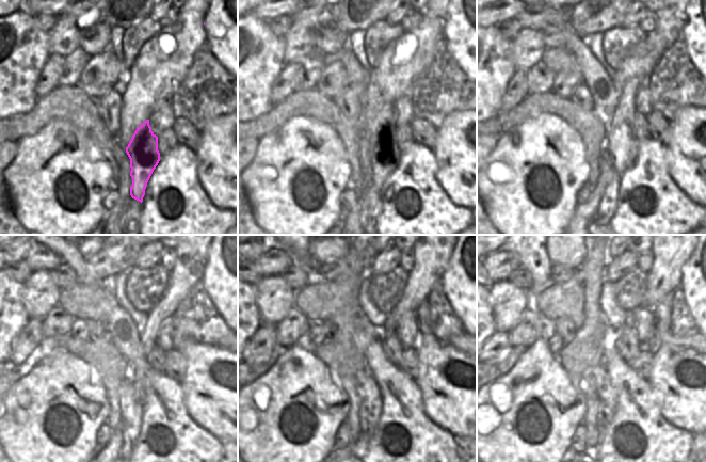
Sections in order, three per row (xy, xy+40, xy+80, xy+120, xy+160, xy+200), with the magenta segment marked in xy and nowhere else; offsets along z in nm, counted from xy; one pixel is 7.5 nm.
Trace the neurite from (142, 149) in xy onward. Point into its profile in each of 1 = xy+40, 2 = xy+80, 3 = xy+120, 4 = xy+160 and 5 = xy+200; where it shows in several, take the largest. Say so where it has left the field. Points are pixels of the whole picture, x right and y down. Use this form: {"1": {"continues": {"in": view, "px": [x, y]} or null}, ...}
{"1": {"continues": {"in": "xy+40", "px": [383, 150]}}, "2": {"continues": {"in": "xy+80", "px": [621, 144]}}, "3": {"continues": {"in": "xy+120", "px": [192, 256]}}, "4": {"continues": {"in": "xy+160", "px": [431, 256]}}, "5": {"continues": {"in": "xy+200", "px": [669, 256]}}}

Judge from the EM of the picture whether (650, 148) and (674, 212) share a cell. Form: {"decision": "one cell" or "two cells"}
{"decision": "one cell"}

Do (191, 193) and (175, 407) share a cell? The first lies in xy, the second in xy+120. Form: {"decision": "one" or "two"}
{"decision": "one"}

